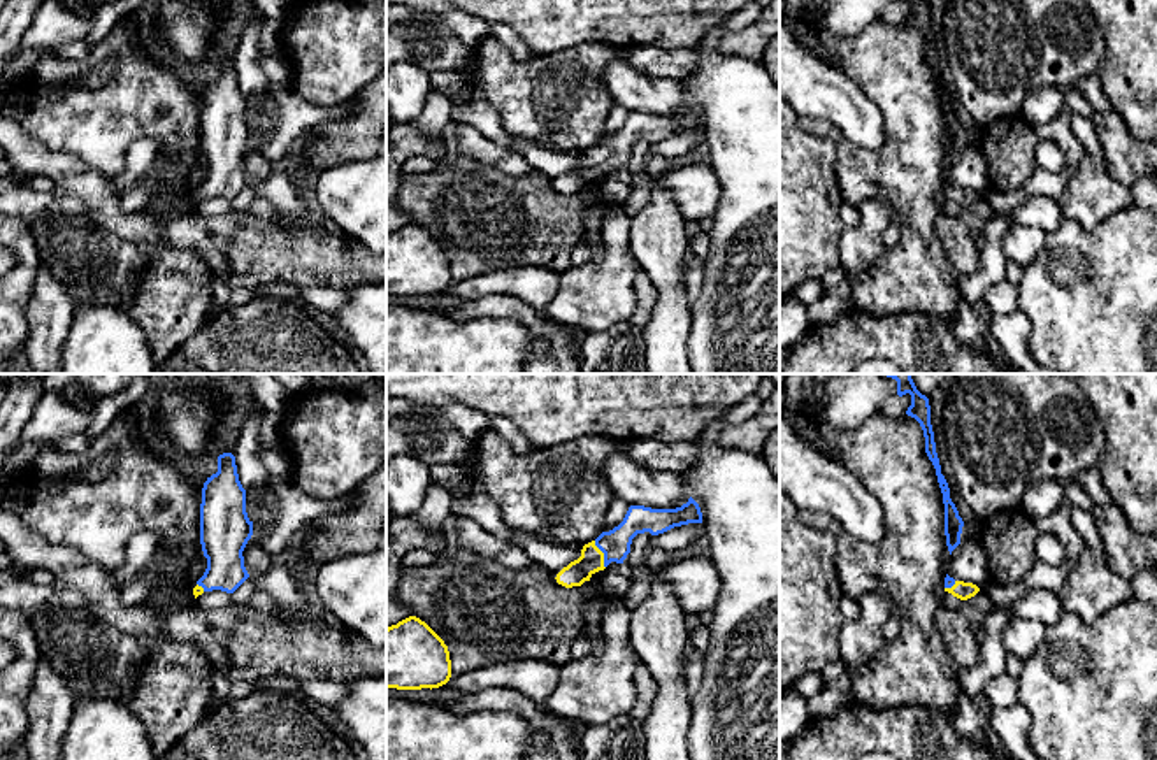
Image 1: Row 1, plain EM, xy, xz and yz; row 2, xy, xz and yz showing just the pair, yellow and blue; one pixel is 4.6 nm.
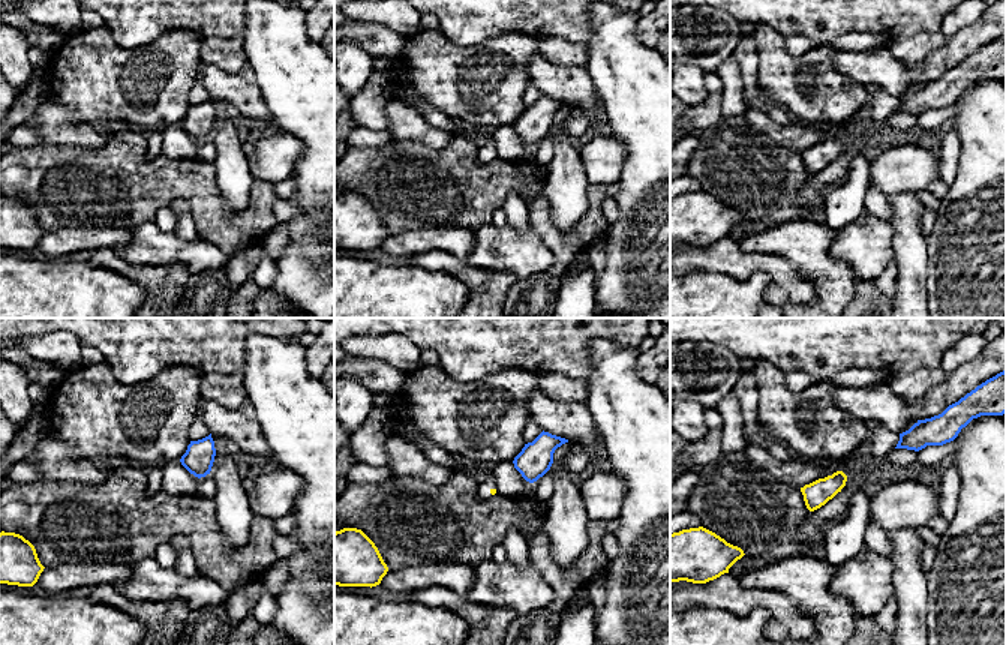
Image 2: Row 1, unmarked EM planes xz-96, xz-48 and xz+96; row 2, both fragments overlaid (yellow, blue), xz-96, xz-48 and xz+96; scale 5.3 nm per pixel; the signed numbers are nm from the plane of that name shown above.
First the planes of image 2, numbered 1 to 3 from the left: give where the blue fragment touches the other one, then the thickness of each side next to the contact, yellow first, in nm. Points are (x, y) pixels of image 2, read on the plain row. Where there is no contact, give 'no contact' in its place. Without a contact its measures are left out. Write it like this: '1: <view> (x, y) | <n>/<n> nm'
1: no contact
2: no contact
3: no contact

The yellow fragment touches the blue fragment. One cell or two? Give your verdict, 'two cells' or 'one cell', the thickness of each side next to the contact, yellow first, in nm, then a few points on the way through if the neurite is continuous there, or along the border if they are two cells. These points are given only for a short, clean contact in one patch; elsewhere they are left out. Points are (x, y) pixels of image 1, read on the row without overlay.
one cell | 110/140 nm | across xz (576, 179), (603, 162), (615, 151)

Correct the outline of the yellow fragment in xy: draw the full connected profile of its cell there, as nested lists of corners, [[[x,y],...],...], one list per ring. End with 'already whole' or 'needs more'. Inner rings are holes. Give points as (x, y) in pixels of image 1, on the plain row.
[[[218,63],[218,79],[207,84],[200,111],[200,151],[207,176],[193,195],[195,205],[204,198],[234,200],[248,184],[242,158],[253,142],[246,119],[246,97],[237,81],[235,63]]]; needs more

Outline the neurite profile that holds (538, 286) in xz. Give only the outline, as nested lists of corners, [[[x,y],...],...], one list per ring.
[[[527,265],[495,269],[464,281],[451,281],[448,290],[462,300],[486,295],[513,295],[543,314],[544,307],[555,298],[558,283],[558,270]]]

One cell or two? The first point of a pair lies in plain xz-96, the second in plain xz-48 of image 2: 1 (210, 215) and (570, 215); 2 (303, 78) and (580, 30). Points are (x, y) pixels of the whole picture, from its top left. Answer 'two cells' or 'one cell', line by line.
1: two cells
2: two cells

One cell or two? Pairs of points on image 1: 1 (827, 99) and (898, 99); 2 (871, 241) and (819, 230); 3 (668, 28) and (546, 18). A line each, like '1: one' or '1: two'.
1: two
2: two
3: one

